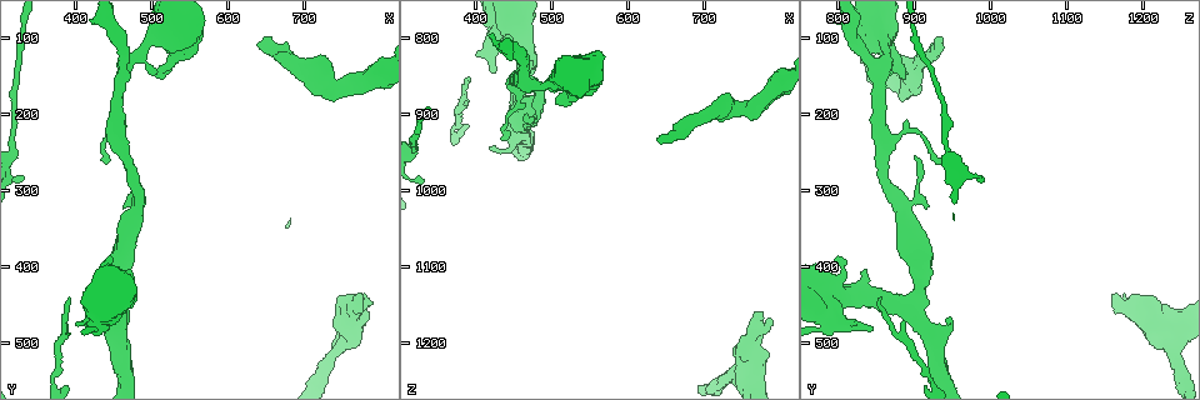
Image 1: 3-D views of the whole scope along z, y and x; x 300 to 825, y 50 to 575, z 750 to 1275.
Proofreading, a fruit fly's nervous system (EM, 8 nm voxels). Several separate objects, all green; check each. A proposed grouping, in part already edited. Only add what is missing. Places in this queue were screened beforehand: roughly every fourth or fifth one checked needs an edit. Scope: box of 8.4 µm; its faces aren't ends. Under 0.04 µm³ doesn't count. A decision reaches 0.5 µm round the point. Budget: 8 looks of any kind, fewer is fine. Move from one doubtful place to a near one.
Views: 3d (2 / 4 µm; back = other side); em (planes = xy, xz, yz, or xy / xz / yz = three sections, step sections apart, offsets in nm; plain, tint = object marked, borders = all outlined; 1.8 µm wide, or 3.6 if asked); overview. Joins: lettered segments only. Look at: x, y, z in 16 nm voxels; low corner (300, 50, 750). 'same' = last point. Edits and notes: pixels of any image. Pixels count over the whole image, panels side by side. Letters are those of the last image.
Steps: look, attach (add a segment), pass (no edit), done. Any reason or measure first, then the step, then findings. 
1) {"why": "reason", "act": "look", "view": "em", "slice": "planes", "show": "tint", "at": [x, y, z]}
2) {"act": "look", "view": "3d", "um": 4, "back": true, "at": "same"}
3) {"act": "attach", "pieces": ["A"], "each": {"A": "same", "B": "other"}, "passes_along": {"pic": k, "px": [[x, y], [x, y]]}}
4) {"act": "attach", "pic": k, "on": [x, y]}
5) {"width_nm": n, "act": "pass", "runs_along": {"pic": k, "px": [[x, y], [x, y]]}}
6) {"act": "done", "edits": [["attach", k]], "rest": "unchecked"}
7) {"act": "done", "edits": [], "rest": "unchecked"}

{"why": "free end", "act": "look", "view": "em", "slice": "yz", "step": 8, "show": "tint", "at": [645, 105, 935]}

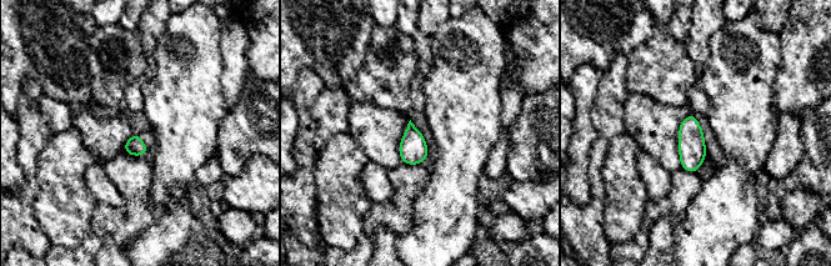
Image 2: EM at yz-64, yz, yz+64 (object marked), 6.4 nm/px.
{"why": "what lies round it", "act": "look", "view": "em", "slice": "yz", "step": 8, "show": "borders", "at": "same"}

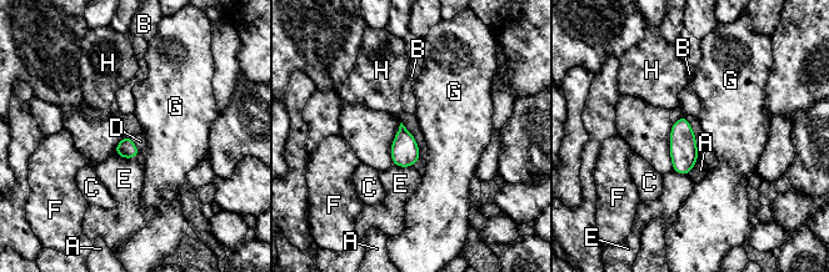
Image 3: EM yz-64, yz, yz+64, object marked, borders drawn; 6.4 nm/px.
{"act": "attach", "pieces": ["D"], "each": {"A": "other", "B": "other", "C": "other", "D": "same", "E": "other", "F": "other", "G": "other", "H": "other"}, "passes_along": {"pic": 3, "px": [[126, 149], [134, 145], [140, 141]]}, "found": "it goes on there"}

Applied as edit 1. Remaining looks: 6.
{"why": "three arms meet", "act": "look", "view": "3d", "um": 4, "at": [465, 145, 855]}

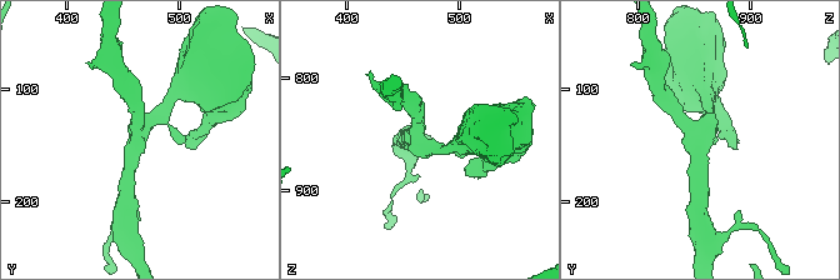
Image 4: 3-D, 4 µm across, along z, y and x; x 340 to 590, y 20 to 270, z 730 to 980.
{"why": "now the EM", "act": "look", "view": "em", "um": 3.6, "slice": "xy", "step": 4, "show": "tint", "at": [460, 146, 854]}

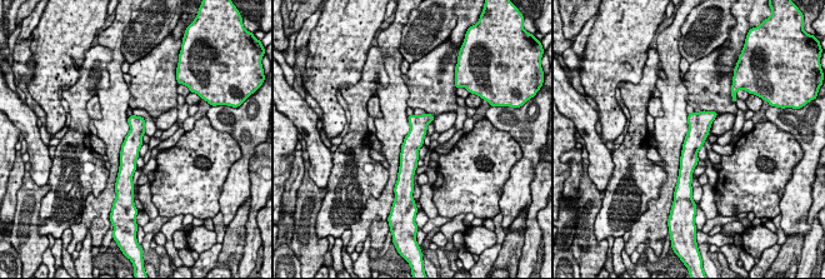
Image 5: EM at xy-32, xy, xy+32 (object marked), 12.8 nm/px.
{"act": "look", "view": "em", "um": 3.6, "slice": "planes", "show": "borders", "at": "same"}

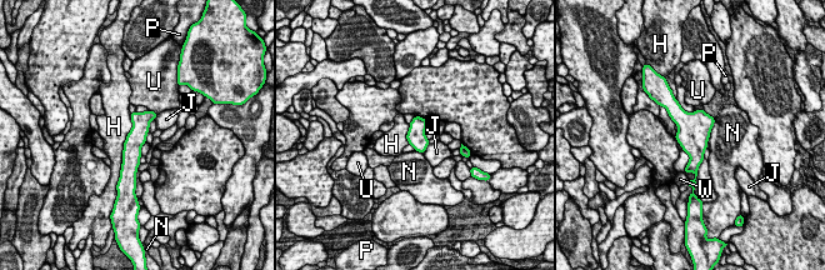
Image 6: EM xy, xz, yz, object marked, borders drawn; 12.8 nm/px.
{"act": "pass", "each": {"H": "other", "J": "other", "N": "other", "P": "other", "U": "other", "W": "other"}, "border": {"pic": 6, "px": [[130, 113], [119, 176]]}, "found": "none of them fits"}

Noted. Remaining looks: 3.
{"why": "stops while still wide", "act": "look", "view": "em", "slice": "planes", "show": "borders", "at": [445, 385, 800]}

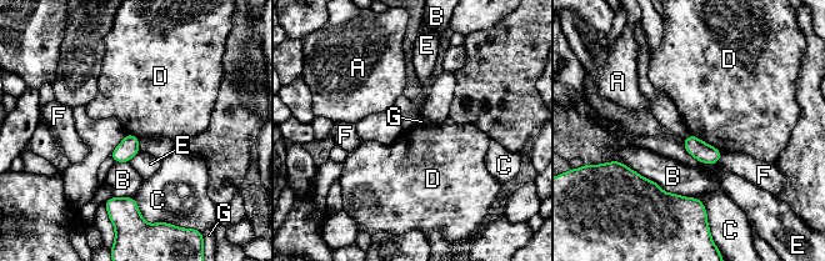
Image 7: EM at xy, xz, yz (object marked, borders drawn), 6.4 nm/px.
{"longest_contact_nm": ["B", 550], "act": "pass", "each": {"A": "other", "B": "other", "C": "other", "D": "other", "E": "other", "F": "other", "G": "other"}, "border": {"pic": 7, "px": [[690, 132], [721, 151]]}, "found": "none of them fits"}

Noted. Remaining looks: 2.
{"act": "done", "edits": [["attach", 3]], "rest": "unchecked"}

